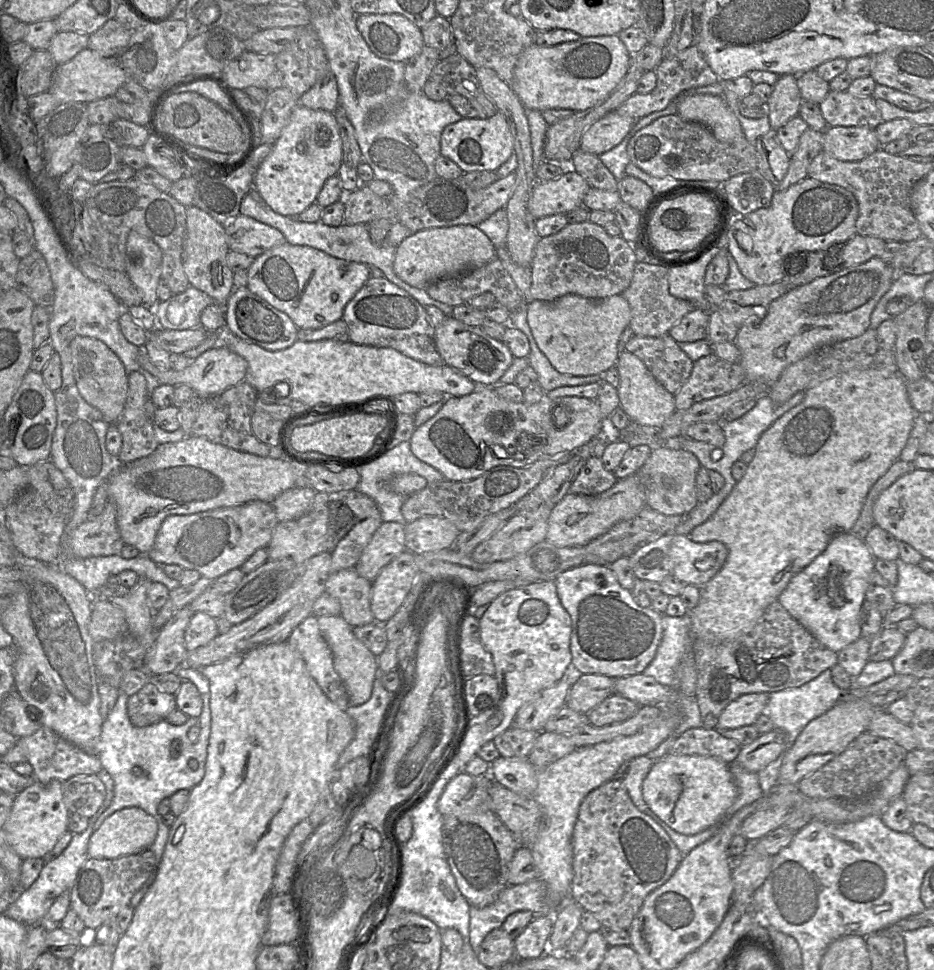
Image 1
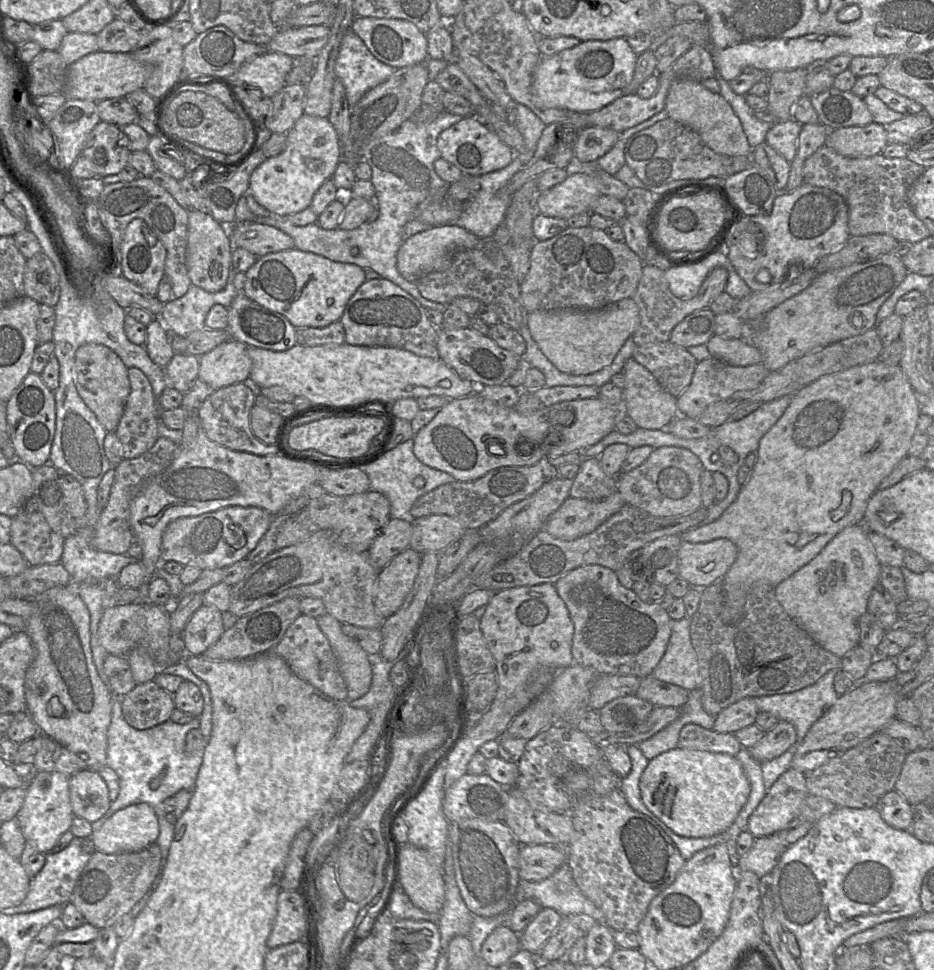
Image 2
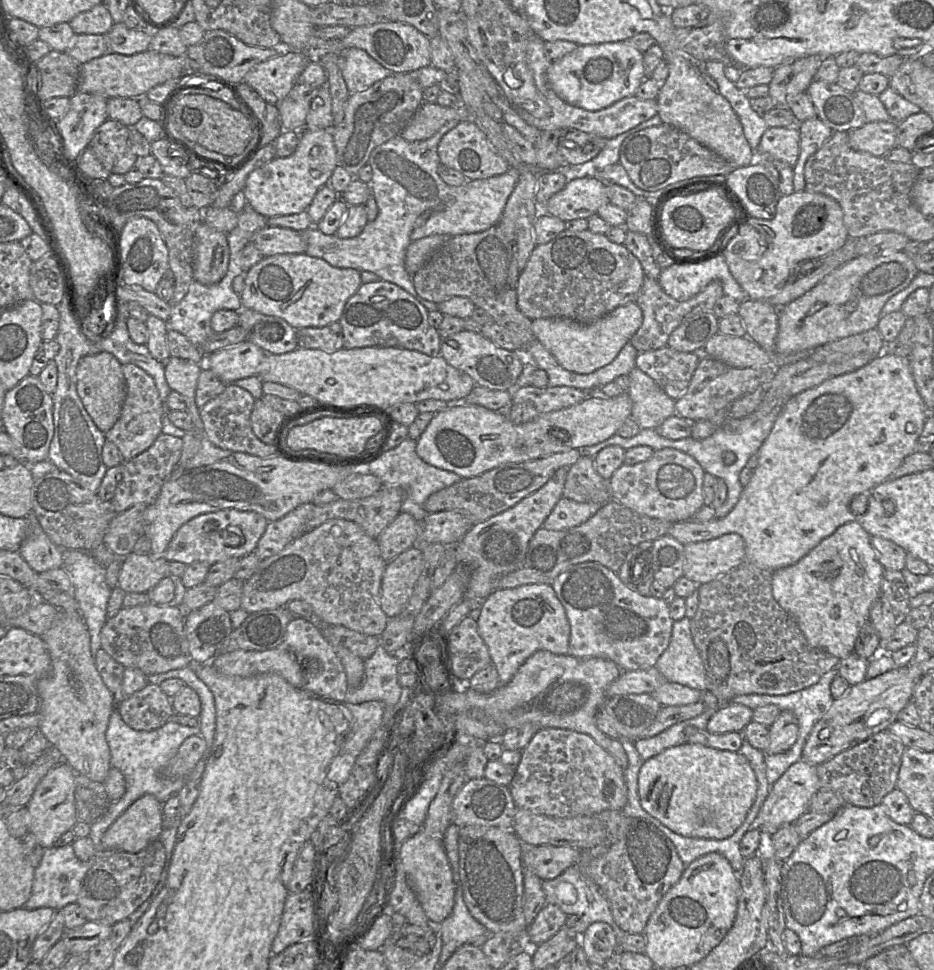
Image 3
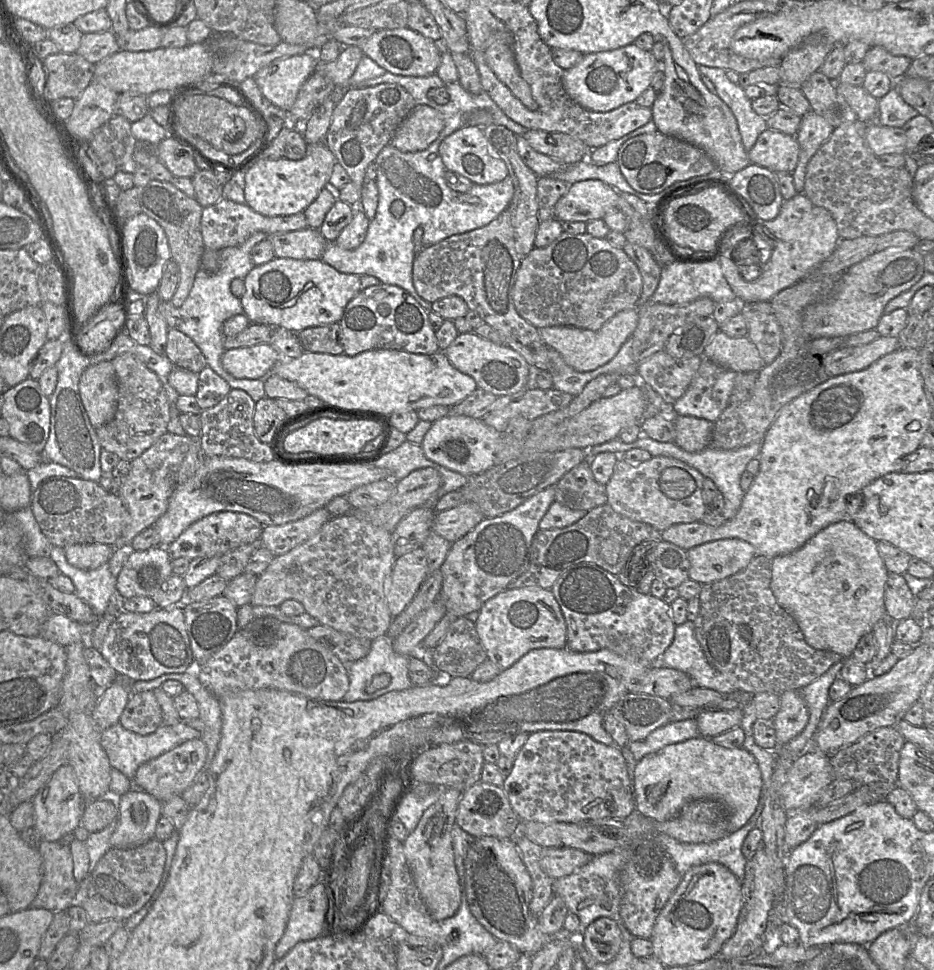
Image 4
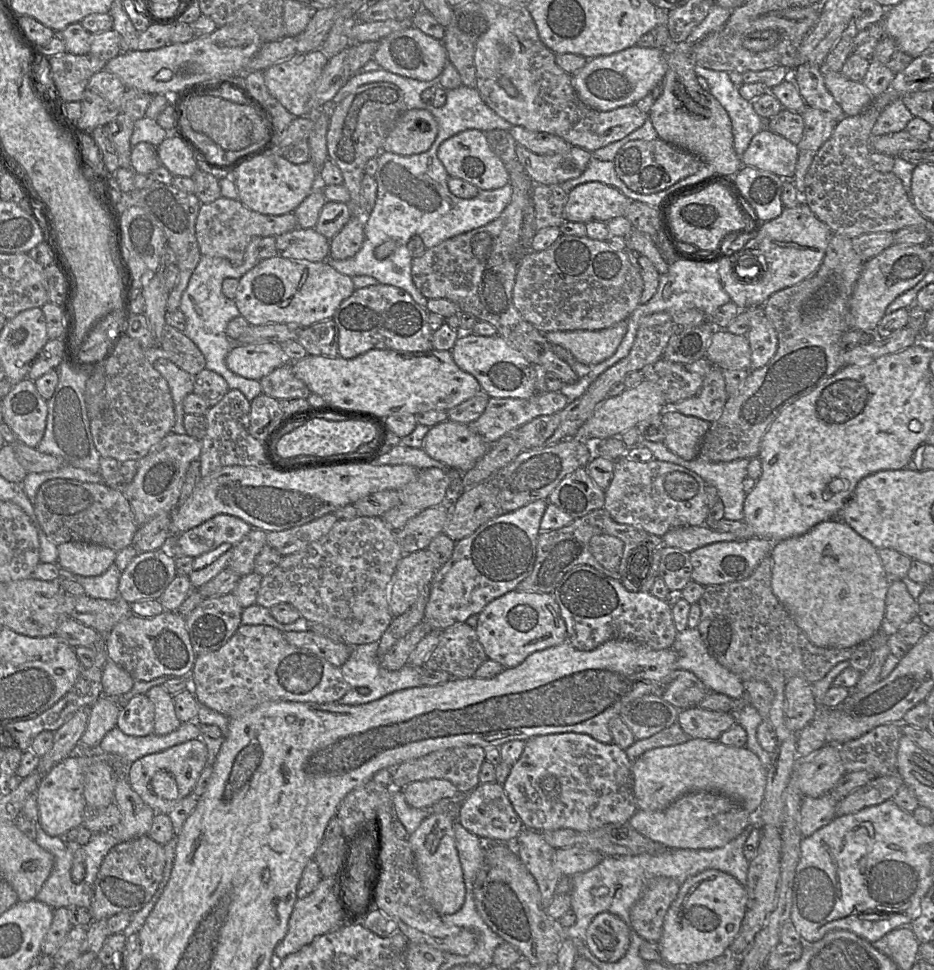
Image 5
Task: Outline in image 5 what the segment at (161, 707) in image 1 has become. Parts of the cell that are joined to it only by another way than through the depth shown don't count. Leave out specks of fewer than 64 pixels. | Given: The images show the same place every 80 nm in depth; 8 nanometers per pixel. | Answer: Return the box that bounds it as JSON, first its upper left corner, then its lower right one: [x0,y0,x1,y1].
[117,694,155,736]

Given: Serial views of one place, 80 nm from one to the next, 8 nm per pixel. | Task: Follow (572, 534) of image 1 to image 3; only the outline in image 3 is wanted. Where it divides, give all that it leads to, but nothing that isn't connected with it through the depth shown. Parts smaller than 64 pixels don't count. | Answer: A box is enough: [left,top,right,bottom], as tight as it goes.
[542,497,604,531]

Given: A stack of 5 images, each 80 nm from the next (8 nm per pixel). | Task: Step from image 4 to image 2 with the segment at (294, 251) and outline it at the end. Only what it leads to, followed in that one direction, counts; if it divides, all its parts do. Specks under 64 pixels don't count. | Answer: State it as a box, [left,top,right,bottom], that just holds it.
[228,221,295,257]

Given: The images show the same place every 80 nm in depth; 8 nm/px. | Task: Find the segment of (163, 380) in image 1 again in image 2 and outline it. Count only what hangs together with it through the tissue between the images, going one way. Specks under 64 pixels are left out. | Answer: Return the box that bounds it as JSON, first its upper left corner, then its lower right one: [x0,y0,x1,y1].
[198,339,252,390]

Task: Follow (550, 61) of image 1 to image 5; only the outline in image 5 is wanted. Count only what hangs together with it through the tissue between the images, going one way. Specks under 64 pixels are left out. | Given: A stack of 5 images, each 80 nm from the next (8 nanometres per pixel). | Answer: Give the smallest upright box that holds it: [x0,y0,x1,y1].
[572,45,667,111]

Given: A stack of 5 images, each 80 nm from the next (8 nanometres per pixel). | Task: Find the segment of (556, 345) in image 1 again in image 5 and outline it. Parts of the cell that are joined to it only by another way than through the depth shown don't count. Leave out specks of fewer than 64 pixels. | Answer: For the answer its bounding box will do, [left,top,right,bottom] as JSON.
[544,320,627,364]

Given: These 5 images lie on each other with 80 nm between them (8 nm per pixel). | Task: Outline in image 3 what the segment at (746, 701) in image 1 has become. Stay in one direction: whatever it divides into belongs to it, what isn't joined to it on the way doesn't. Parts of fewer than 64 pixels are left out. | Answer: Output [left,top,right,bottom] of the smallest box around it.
[706,703,753,734]

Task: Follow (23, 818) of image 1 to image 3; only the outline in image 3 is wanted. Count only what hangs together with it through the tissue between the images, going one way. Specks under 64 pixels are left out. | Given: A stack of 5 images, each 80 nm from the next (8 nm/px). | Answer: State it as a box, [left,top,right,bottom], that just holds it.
[26,763,77,849]

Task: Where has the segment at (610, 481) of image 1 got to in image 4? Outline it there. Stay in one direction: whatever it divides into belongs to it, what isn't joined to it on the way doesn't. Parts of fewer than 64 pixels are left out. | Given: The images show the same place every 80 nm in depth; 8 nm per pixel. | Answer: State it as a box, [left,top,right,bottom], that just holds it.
[555,460,607,511]

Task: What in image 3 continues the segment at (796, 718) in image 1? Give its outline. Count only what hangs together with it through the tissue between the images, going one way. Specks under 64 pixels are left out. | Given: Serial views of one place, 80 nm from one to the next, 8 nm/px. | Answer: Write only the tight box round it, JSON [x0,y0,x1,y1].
[731,662,840,744]

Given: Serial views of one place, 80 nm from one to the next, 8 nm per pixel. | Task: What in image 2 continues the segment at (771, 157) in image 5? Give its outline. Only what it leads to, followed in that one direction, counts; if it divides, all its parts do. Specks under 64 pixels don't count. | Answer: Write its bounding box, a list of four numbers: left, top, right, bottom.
[765,119,802,162]

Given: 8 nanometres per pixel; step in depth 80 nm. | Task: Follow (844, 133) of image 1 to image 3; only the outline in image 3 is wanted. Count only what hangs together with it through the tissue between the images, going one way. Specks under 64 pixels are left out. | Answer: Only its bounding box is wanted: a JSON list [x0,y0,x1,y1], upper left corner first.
[848,122,896,157]

